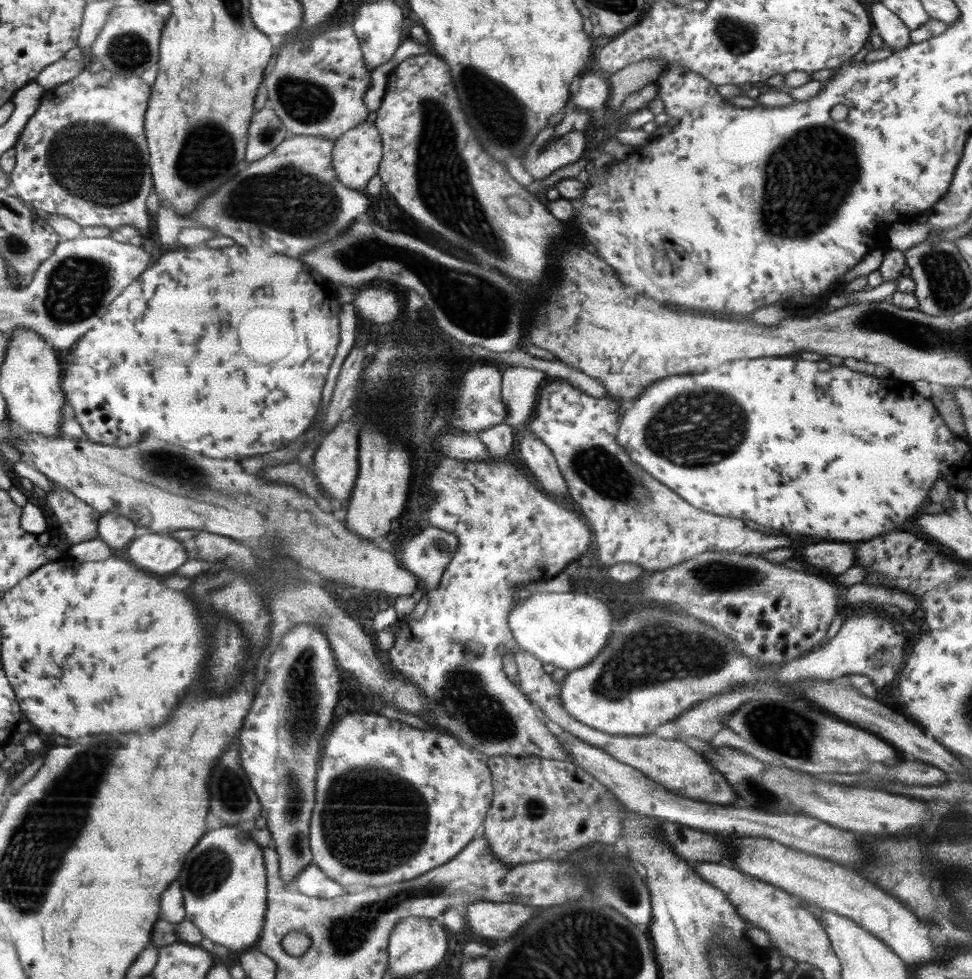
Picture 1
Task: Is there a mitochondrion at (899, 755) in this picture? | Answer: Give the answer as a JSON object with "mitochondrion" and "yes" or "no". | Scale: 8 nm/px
{"mitochondrion":"no"}

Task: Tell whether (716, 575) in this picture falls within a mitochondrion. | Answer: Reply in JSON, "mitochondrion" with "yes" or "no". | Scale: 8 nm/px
{"mitochondrion":"yes"}

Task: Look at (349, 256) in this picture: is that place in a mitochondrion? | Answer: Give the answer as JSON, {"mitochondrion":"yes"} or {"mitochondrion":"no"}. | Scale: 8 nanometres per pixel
{"mitochondrion":"yes"}

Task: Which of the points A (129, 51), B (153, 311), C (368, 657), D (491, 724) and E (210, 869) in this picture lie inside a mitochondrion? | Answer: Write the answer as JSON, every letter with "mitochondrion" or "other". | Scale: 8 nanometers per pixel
{"A":"mitochondrion","B":"other","C":"other","D":"mitochondrion","E":"mitochondrion"}

